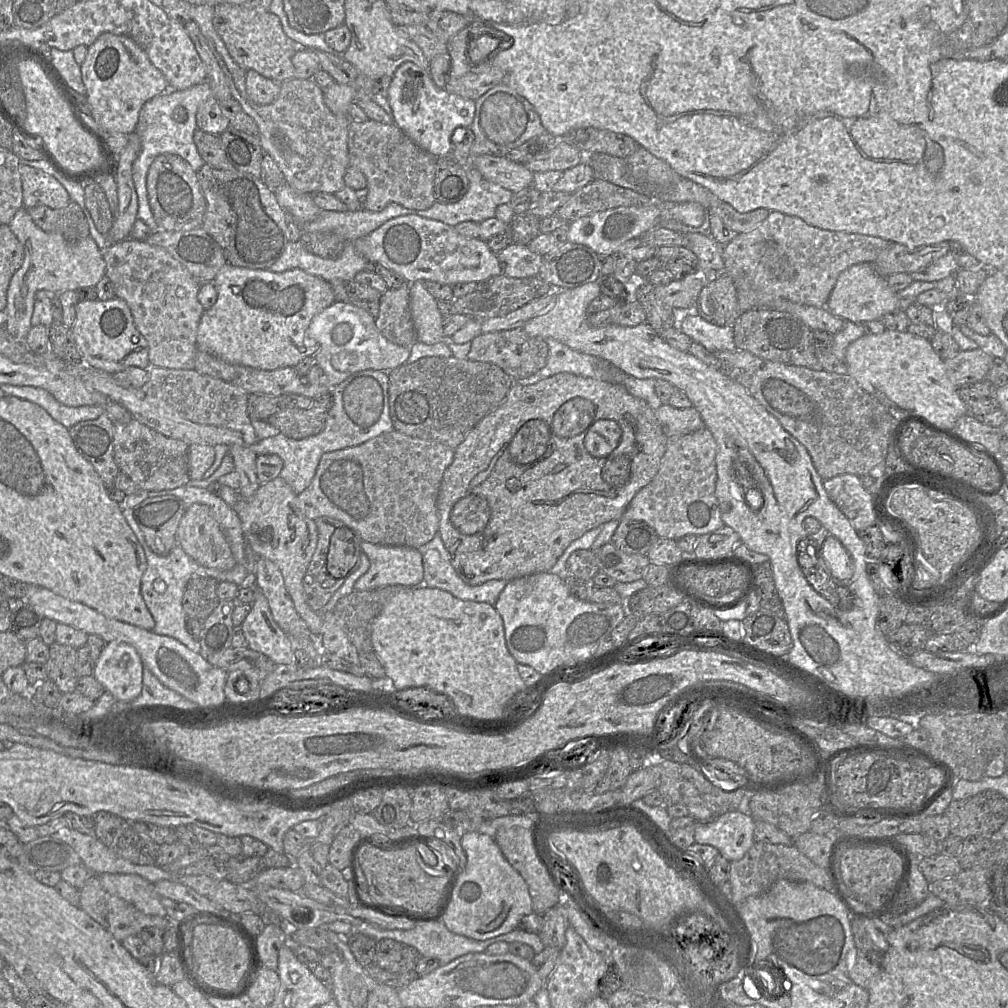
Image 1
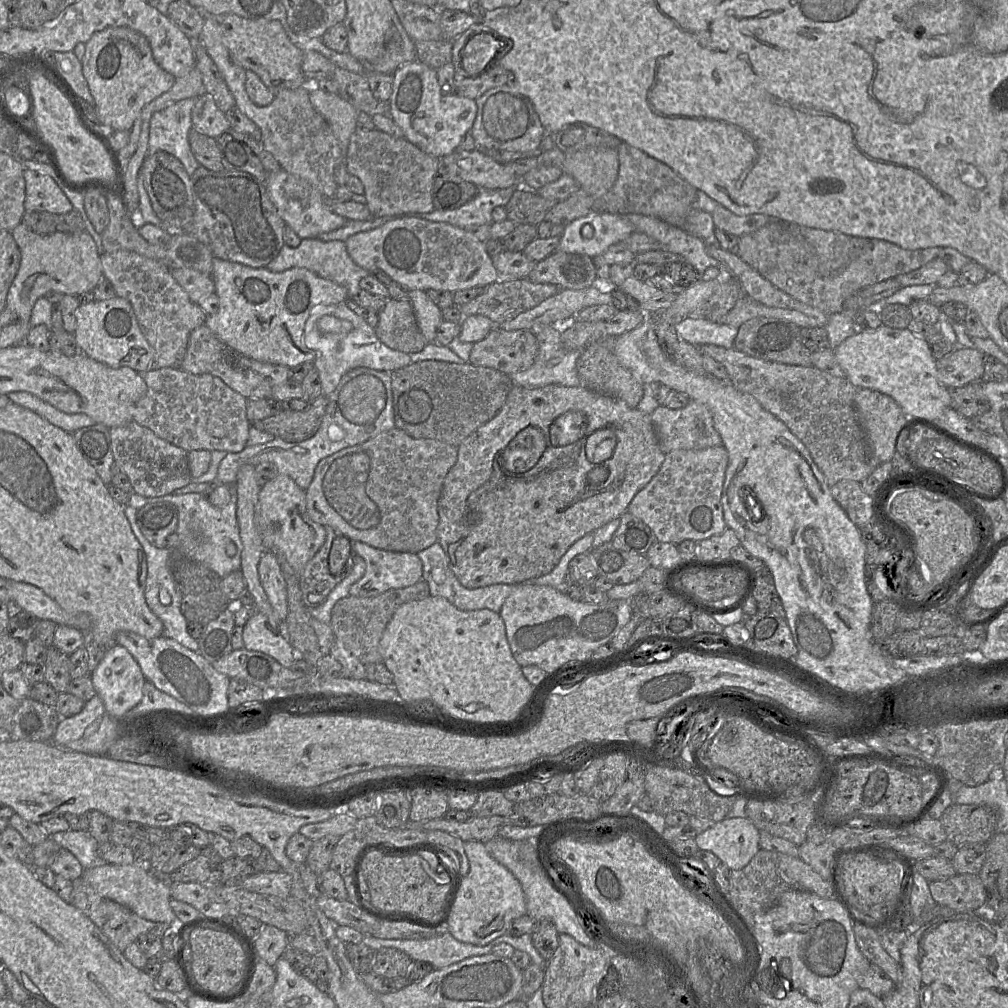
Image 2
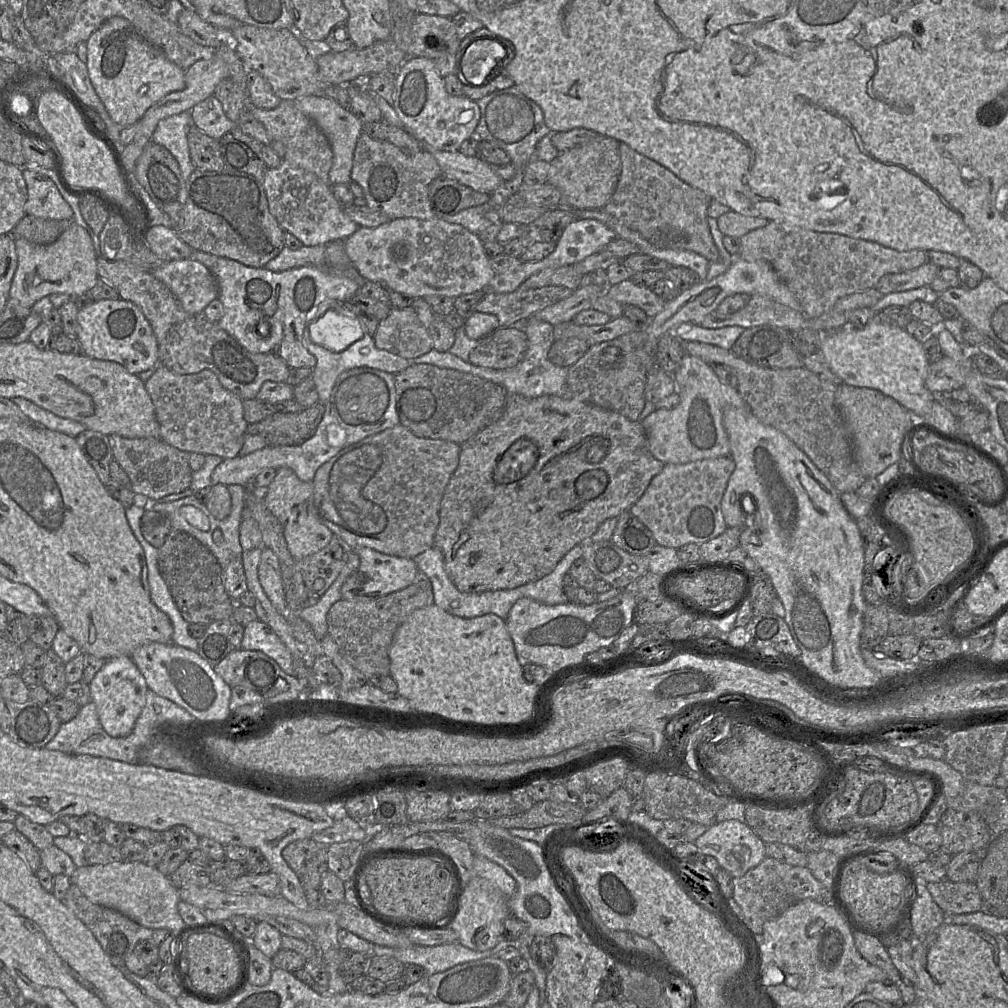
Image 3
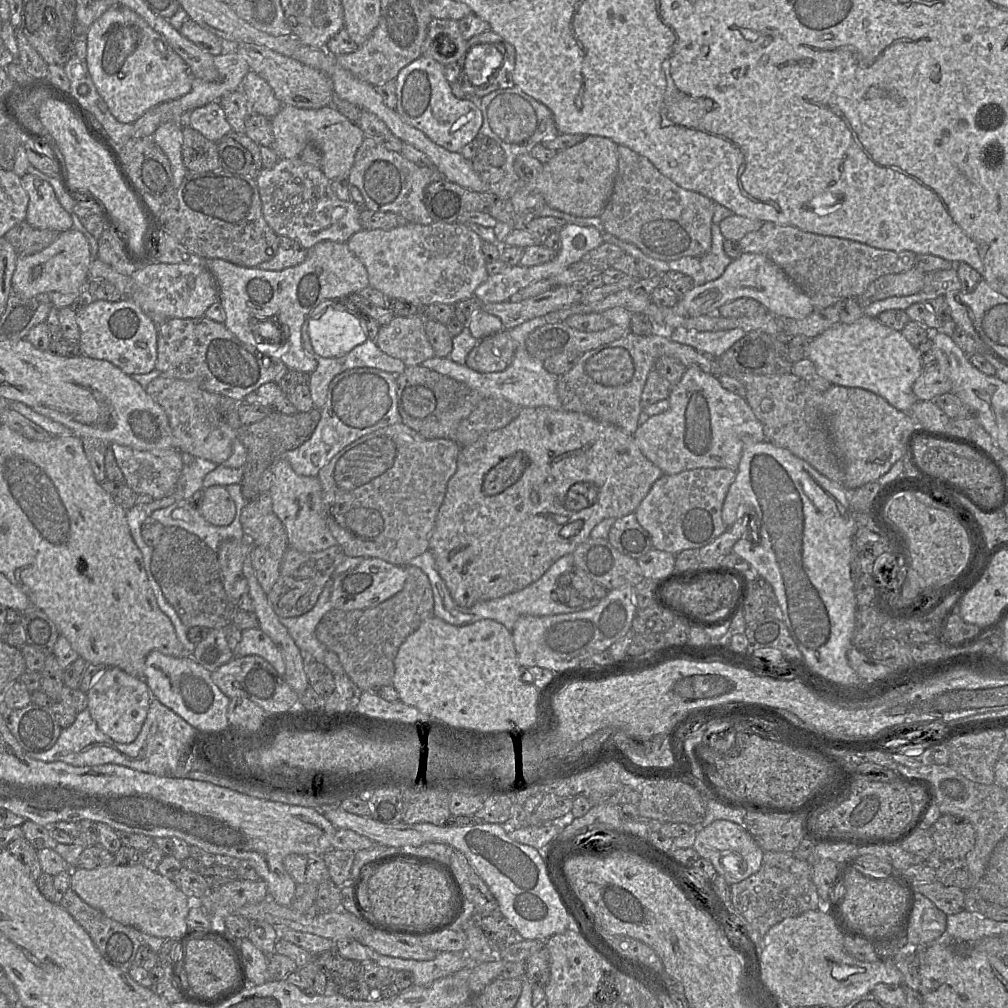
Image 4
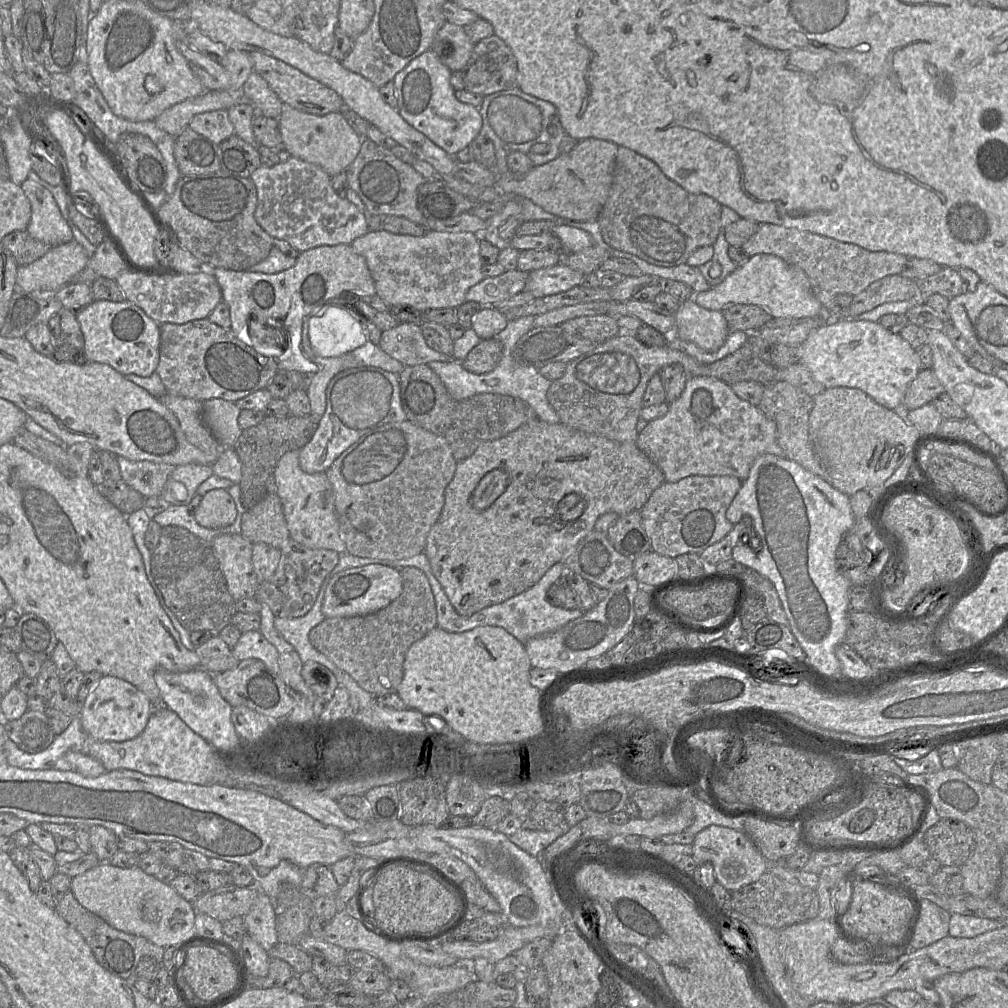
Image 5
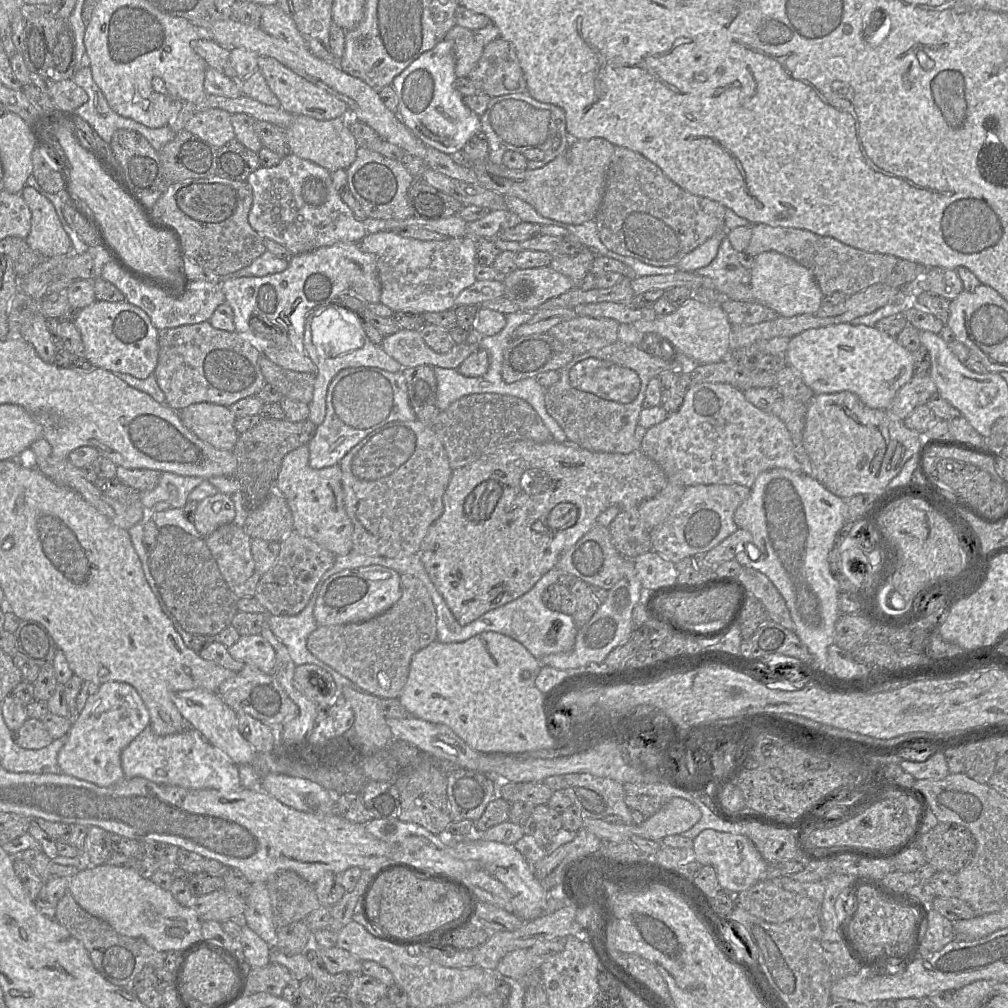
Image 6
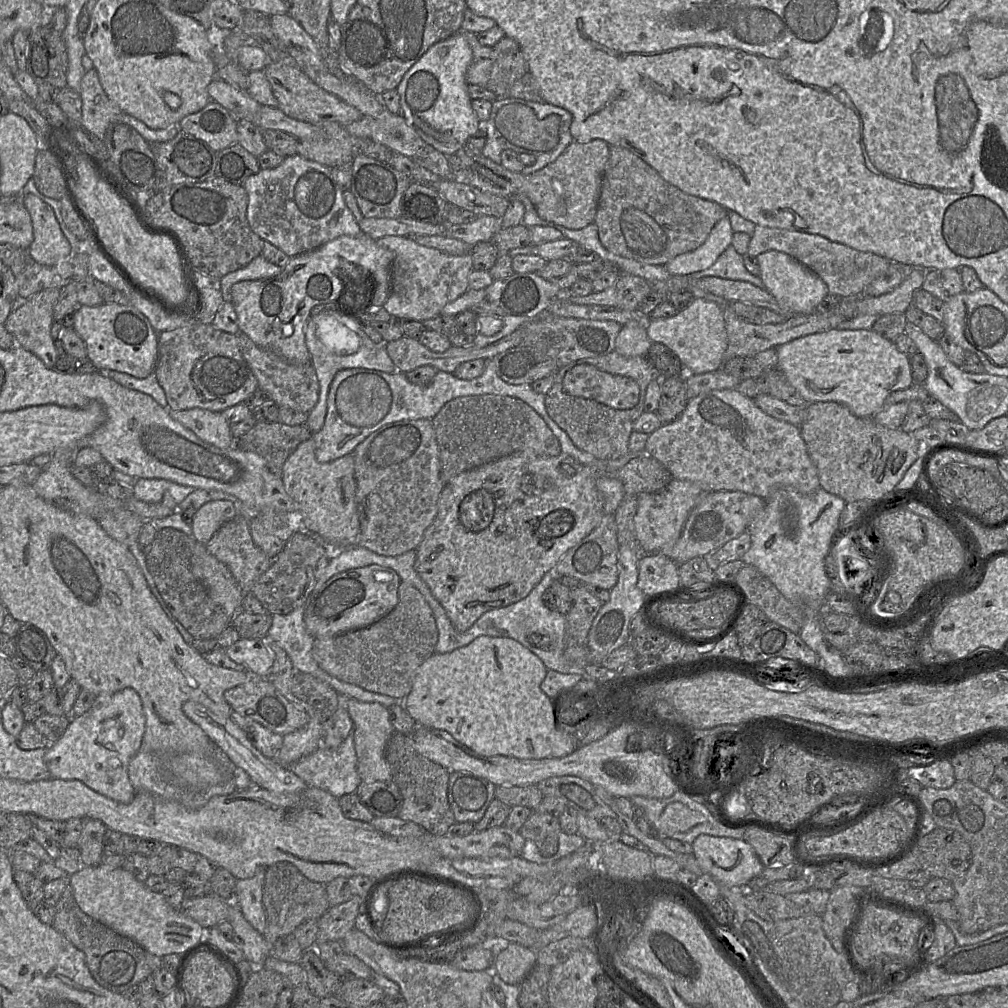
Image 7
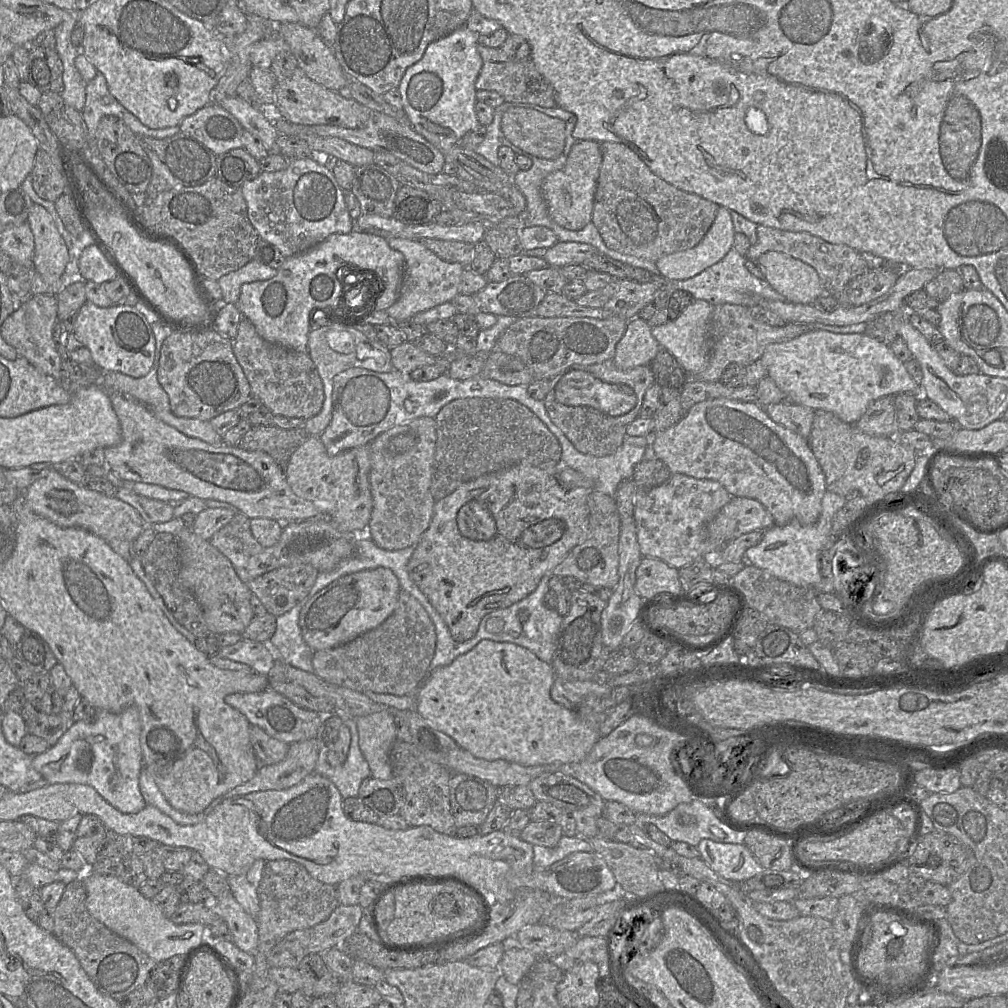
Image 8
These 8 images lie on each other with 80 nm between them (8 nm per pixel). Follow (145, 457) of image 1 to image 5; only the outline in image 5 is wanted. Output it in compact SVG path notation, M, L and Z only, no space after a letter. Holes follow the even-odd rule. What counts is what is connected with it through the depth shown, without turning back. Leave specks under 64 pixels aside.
M117 456L122 480L145 498L158 496L176 466L151 461L132 461Z

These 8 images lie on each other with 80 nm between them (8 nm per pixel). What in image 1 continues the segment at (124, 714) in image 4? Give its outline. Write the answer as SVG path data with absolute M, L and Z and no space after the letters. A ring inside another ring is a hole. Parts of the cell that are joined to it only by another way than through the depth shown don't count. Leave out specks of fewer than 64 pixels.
M106 643L95 663L93 676L116 700L131 702L142 690L144 664L130 644Z

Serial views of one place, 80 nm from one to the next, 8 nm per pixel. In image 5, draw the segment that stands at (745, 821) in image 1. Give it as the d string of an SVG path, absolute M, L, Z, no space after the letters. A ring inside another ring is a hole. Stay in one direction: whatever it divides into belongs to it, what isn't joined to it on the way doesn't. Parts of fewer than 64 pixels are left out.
M711 825L695 835L693 858L698 864L710 862L713 865L716 881L728 891L736 891L743 886L756 882L769 870L769 862L752 843L744 832Z

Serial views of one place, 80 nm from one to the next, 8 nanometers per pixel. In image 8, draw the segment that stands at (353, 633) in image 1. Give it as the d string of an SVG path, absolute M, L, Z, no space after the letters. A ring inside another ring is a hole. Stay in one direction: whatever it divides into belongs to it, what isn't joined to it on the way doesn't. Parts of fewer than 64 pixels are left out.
M400 590L397 607L378 627L345 644L313 652L313 674L331 684L343 686L361 693L373 691L395 696L404 696L413 690L417 690L418 693L418 687L420 687L429 674L429 666L434 657L435 647L435 627L428 613L410 593Z

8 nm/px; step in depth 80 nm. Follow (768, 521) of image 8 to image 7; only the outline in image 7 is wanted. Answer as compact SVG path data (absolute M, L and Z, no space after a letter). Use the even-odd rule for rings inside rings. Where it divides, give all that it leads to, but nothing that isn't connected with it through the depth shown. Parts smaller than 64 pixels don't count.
M709 491L690 512L681 535L671 550L671 558L678 565L695 557L709 555L728 541L738 537L747 530L753 518L765 507L765 499L740 491Z

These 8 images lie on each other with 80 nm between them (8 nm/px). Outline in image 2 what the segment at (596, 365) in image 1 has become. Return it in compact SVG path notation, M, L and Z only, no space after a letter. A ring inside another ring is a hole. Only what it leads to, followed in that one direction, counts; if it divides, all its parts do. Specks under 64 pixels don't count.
M546 325L533 331L539 343L539 351L530 368L508 375L515 386L524 388L539 388L550 384L580 386L577 360L582 350L565 348L560 328L558 325Z

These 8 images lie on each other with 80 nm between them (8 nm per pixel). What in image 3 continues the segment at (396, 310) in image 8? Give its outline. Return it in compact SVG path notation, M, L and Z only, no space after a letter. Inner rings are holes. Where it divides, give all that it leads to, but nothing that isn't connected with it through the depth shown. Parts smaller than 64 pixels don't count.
M398 218L391 219L376 228L359 227L344 240L344 248L352 265L363 279L381 284L387 290L394 290L412 299L428 296L456 298L460 295L482 291L495 276L490 259L479 237L460 224L437 218L432 220Z

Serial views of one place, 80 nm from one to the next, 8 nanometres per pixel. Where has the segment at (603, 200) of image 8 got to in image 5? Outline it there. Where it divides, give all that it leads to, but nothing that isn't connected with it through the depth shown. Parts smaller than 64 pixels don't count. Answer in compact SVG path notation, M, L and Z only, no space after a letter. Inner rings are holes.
M618 146L610 194L598 216L604 241L612 248L633 254L657 266L686 263L698 248L713 245L721 231L721 204L706 194L693 194L667 178L650 159Z

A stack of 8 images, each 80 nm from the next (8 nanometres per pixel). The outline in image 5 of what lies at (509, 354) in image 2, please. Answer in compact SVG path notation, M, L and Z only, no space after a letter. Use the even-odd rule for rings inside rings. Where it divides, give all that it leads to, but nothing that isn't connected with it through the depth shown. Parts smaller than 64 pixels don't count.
M493 337L481 340L461 362L462 366L474 374L489 373L499 364L503 353L500 340Z

